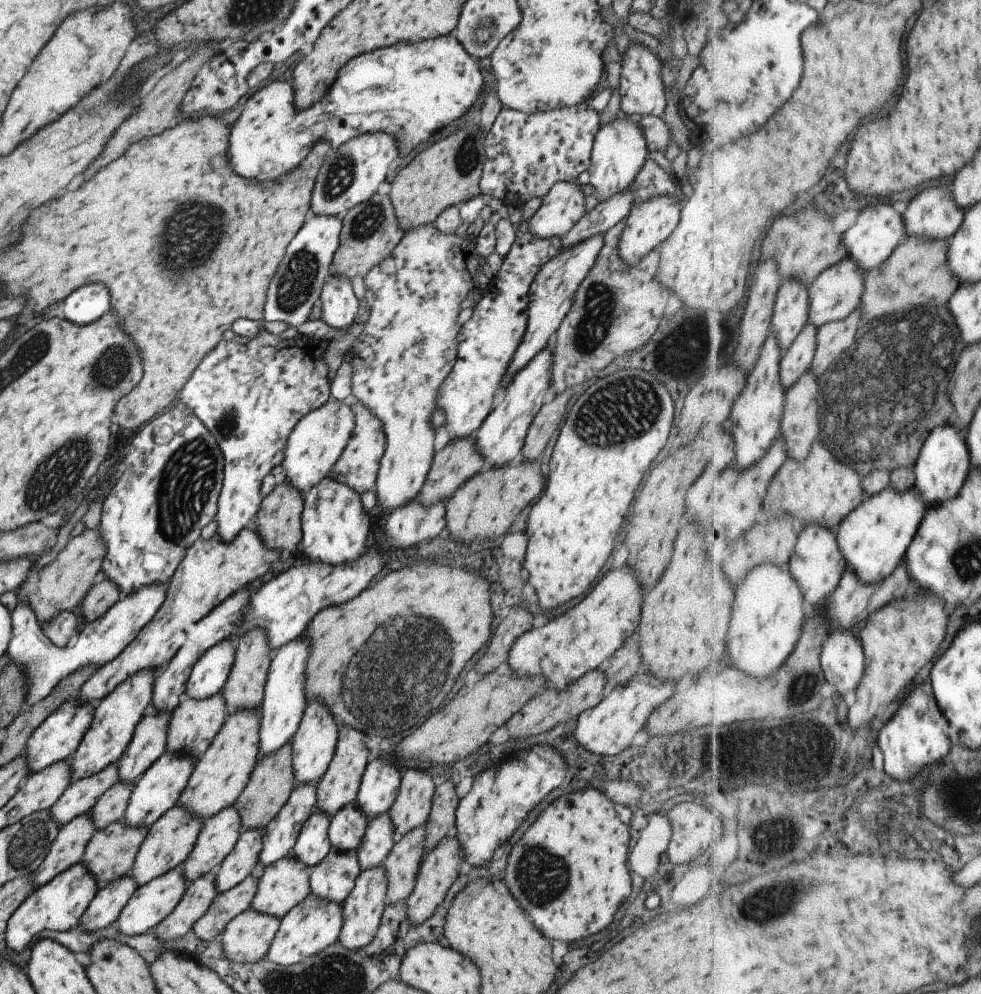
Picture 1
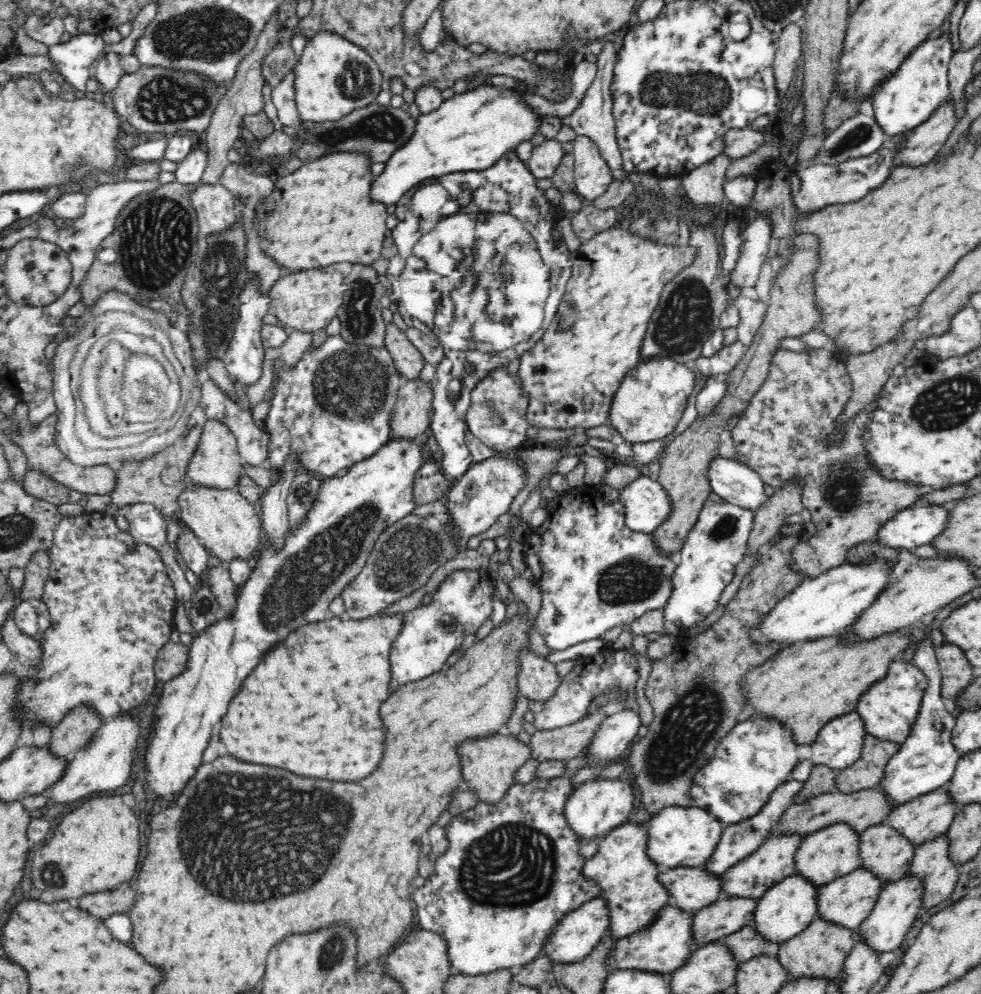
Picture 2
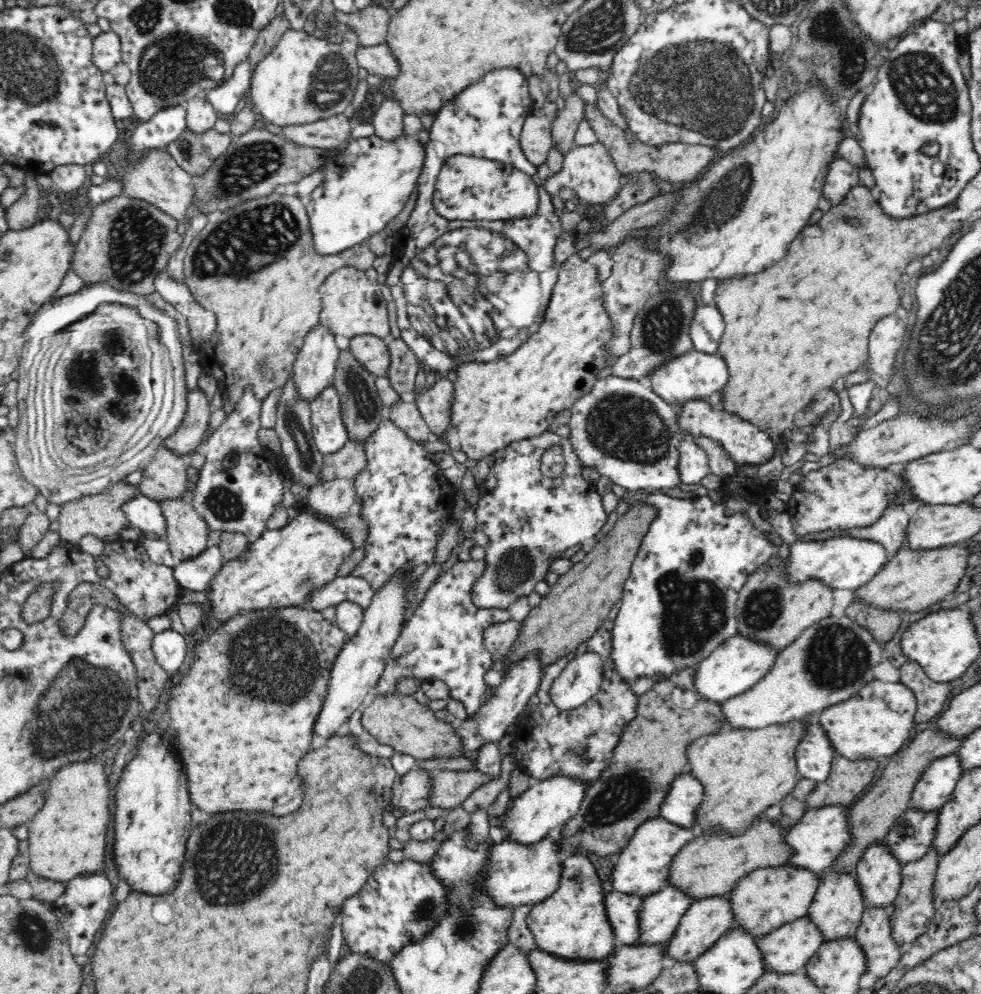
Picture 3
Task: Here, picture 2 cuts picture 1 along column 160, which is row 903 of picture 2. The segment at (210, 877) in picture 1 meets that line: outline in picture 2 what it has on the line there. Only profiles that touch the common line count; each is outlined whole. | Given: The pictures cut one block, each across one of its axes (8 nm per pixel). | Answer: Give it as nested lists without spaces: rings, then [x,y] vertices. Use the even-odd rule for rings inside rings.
[[[946,834],[915,847],[906,875],[922,881],[922,911],[948,901],[958,880],[958,866],[948,857]]]

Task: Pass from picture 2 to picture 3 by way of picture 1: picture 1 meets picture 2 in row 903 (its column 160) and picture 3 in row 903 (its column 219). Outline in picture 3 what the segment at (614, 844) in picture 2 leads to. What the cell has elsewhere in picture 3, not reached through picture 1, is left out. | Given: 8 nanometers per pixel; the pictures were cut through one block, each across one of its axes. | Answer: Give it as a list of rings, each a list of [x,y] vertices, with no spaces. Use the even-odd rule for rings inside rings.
[[[574,853],[561,864],[558,888],[528,913],[526,926],[538,949],[562,960],[603,960],[616,946],[604,912],[604,892],[584,853]]]

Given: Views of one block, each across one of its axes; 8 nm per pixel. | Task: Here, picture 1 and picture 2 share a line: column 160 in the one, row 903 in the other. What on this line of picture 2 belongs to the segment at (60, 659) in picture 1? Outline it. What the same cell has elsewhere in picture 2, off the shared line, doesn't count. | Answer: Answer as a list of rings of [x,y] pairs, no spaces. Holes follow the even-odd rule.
[[[596,897],[584,904],[580,908],[575,908],[572,912],[568,912],[566,916],[558,924],[556,928],[548,934],[548,938],[542,944],[540,956],[548,957],[548,961],[555,964],[570,964],[580,962],[592,952],[592,949],[604,937],[604,932],[608,928],[608,907],[604,898]]]

